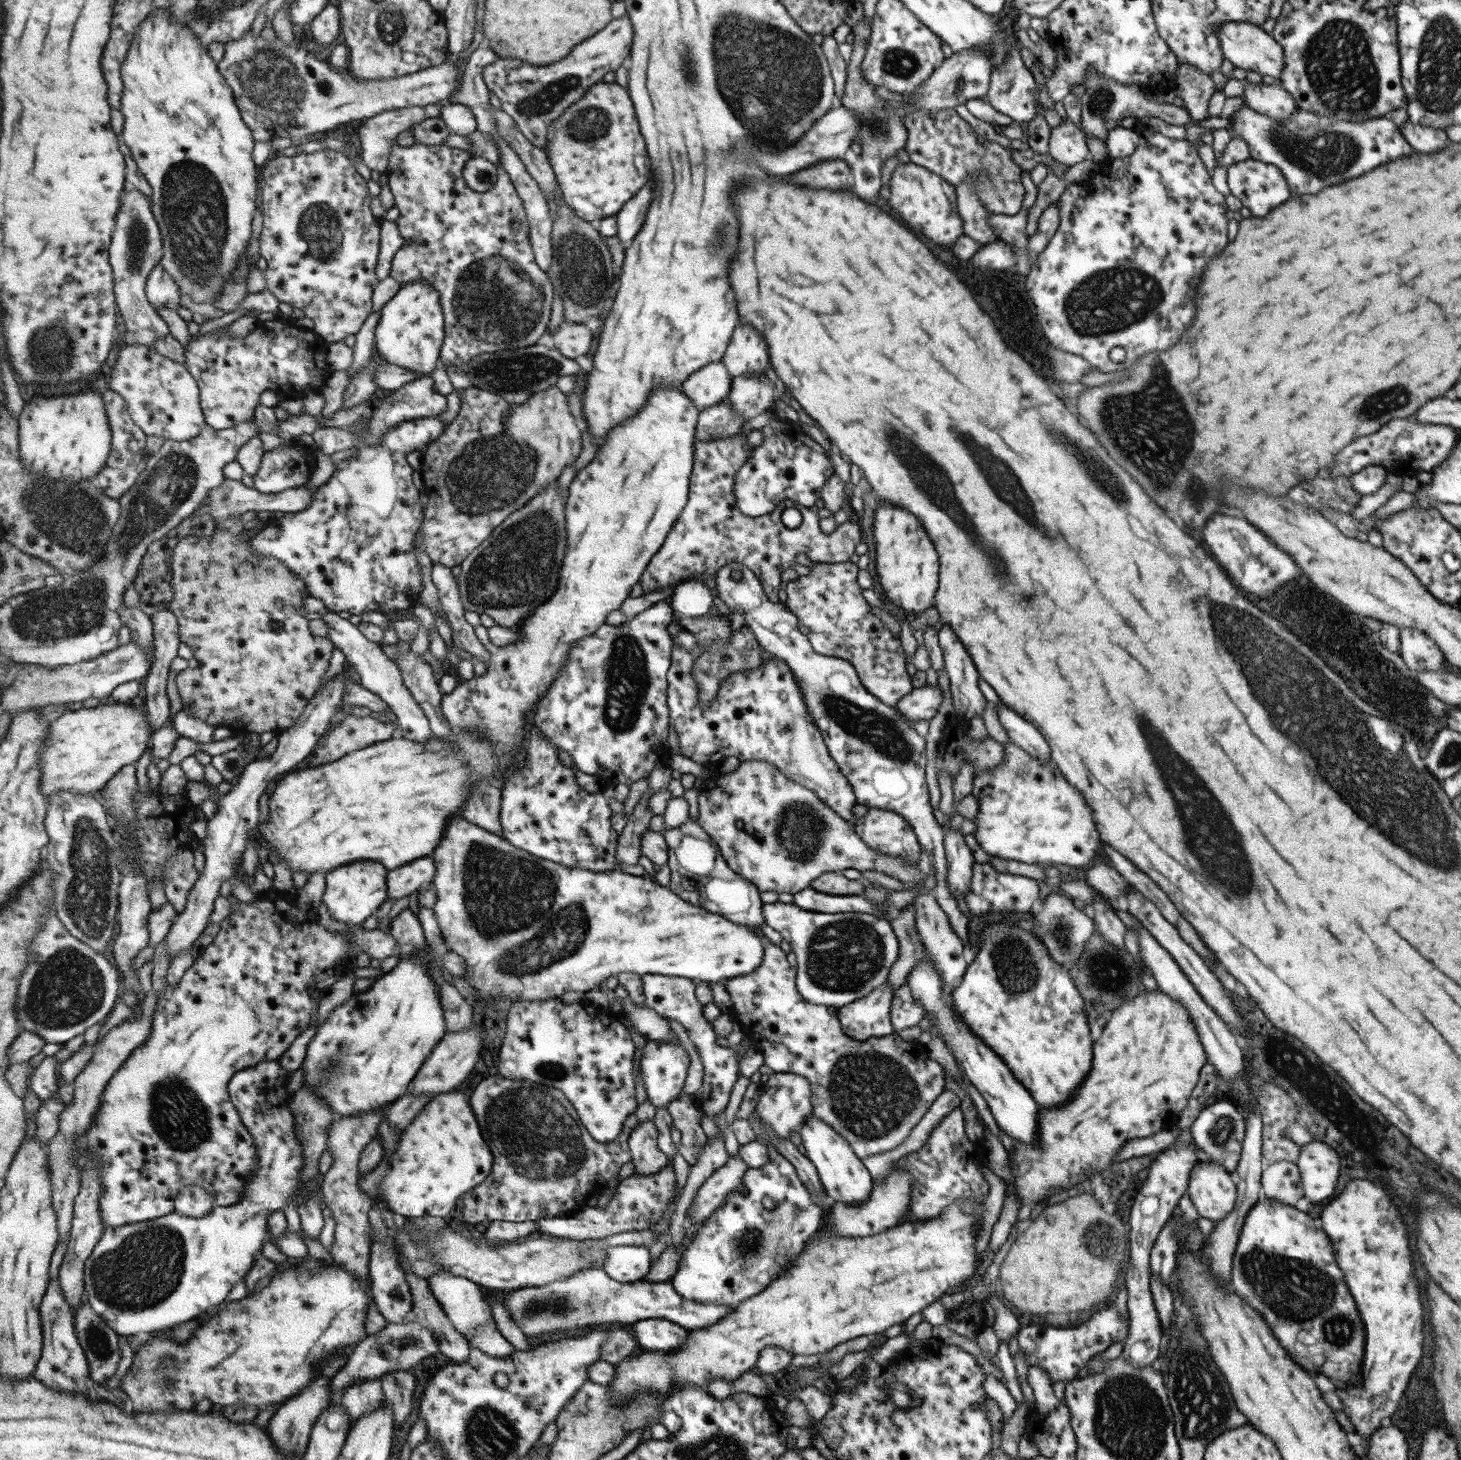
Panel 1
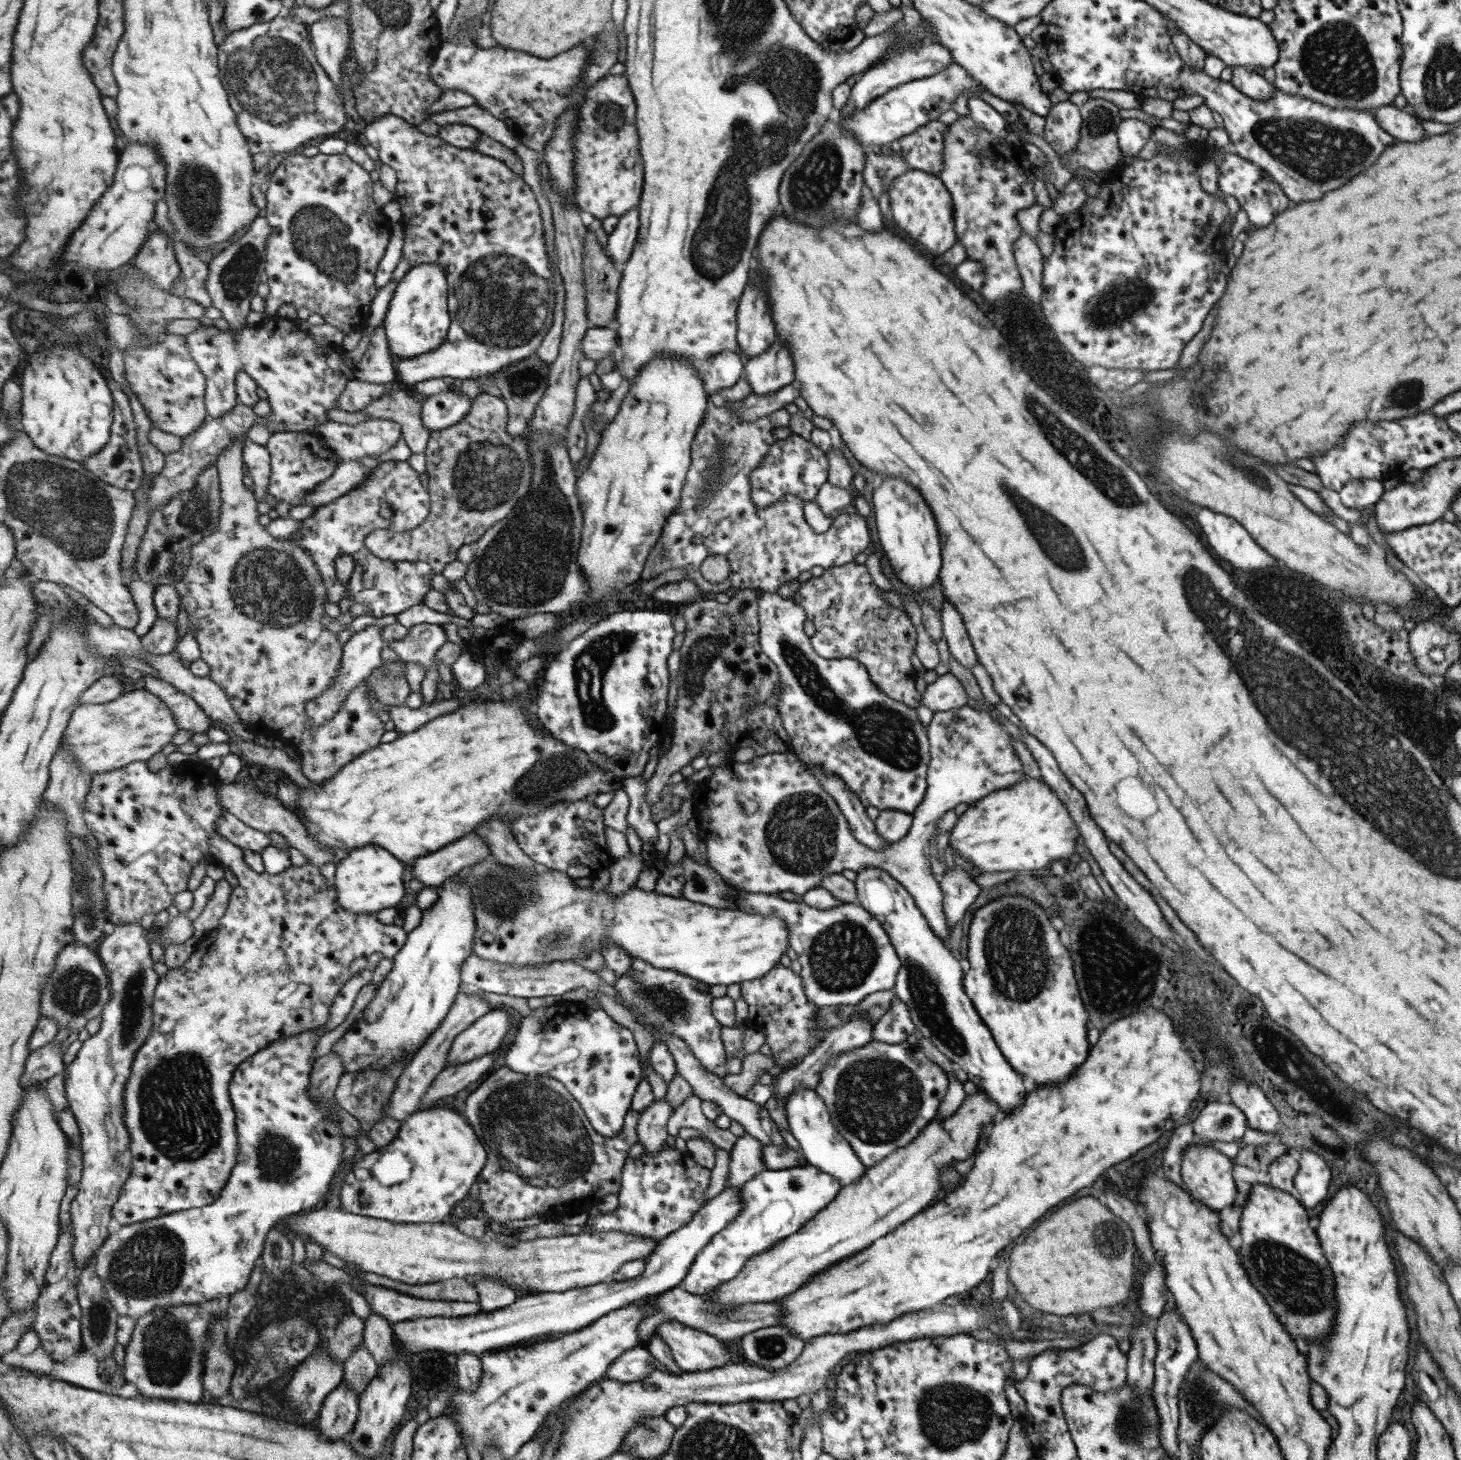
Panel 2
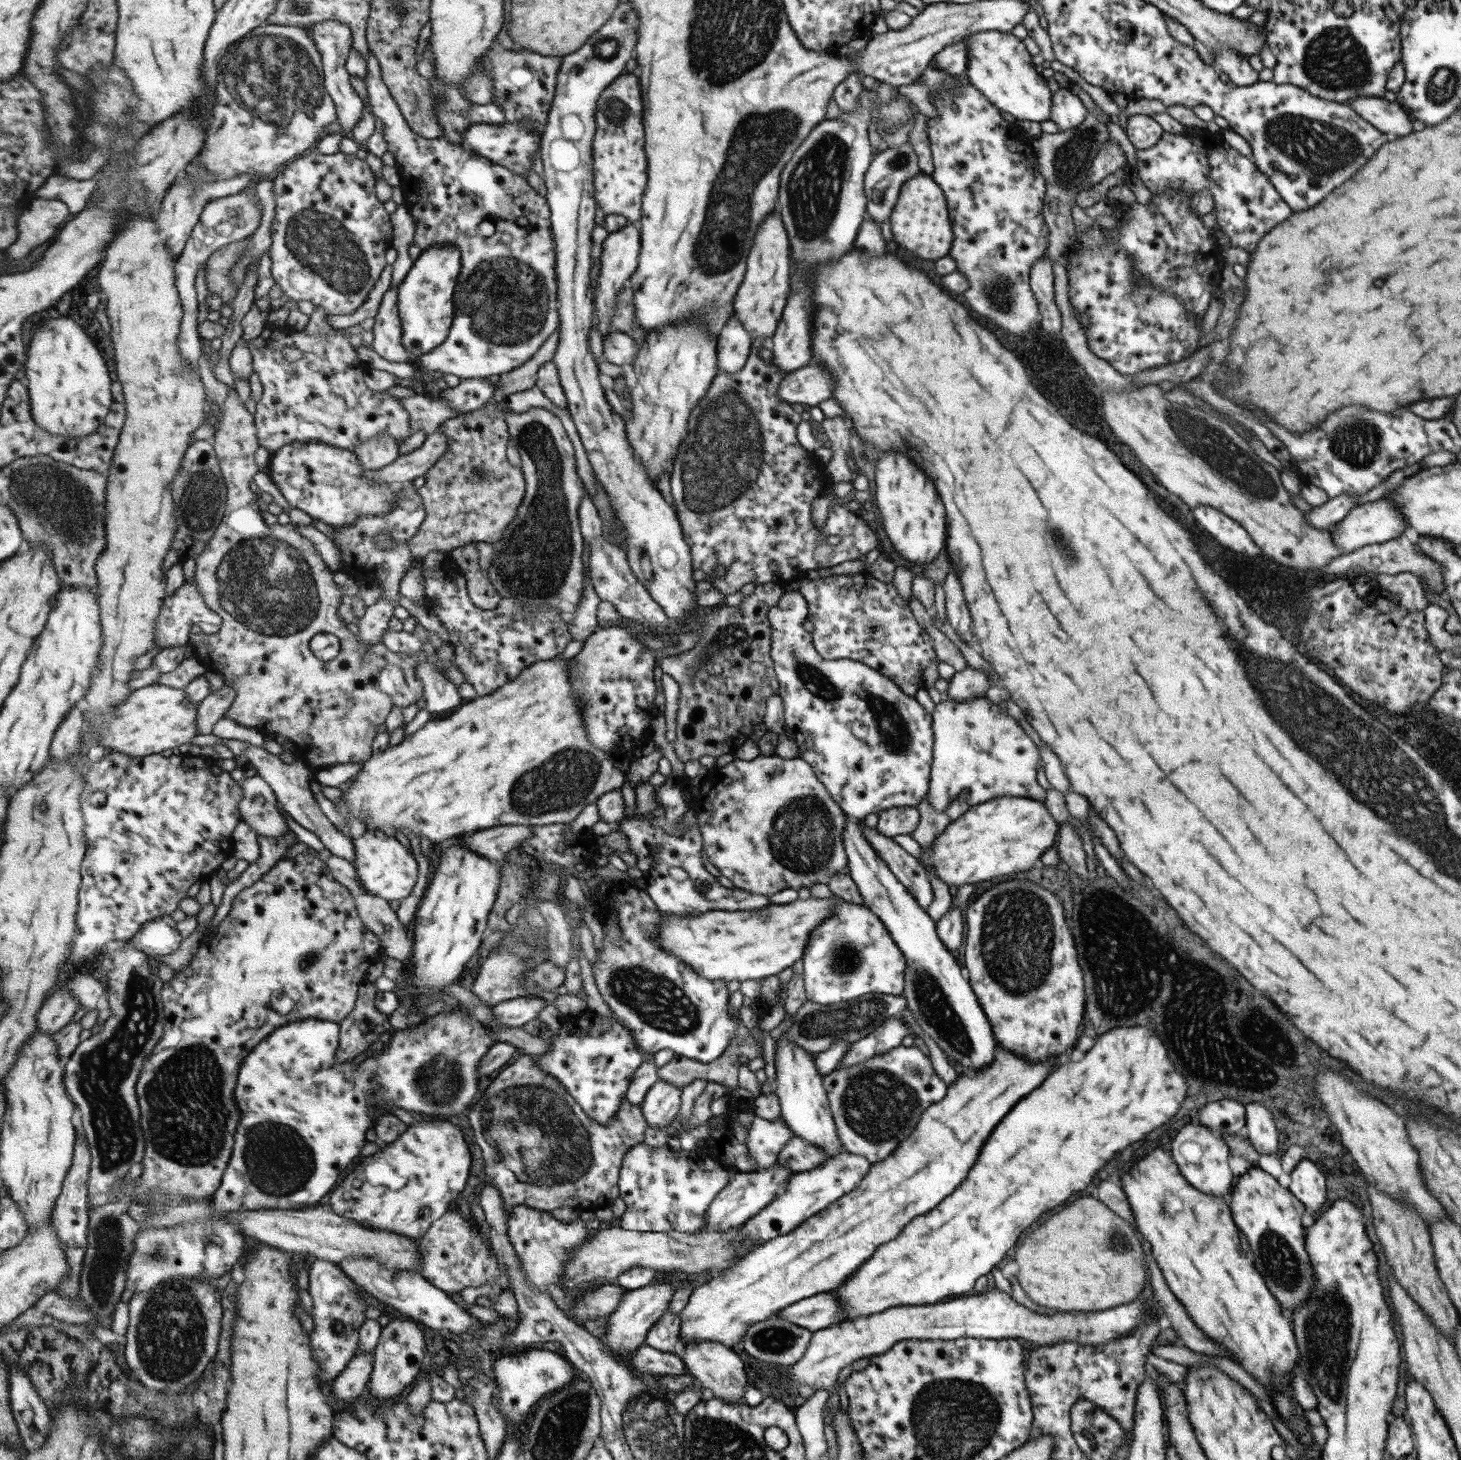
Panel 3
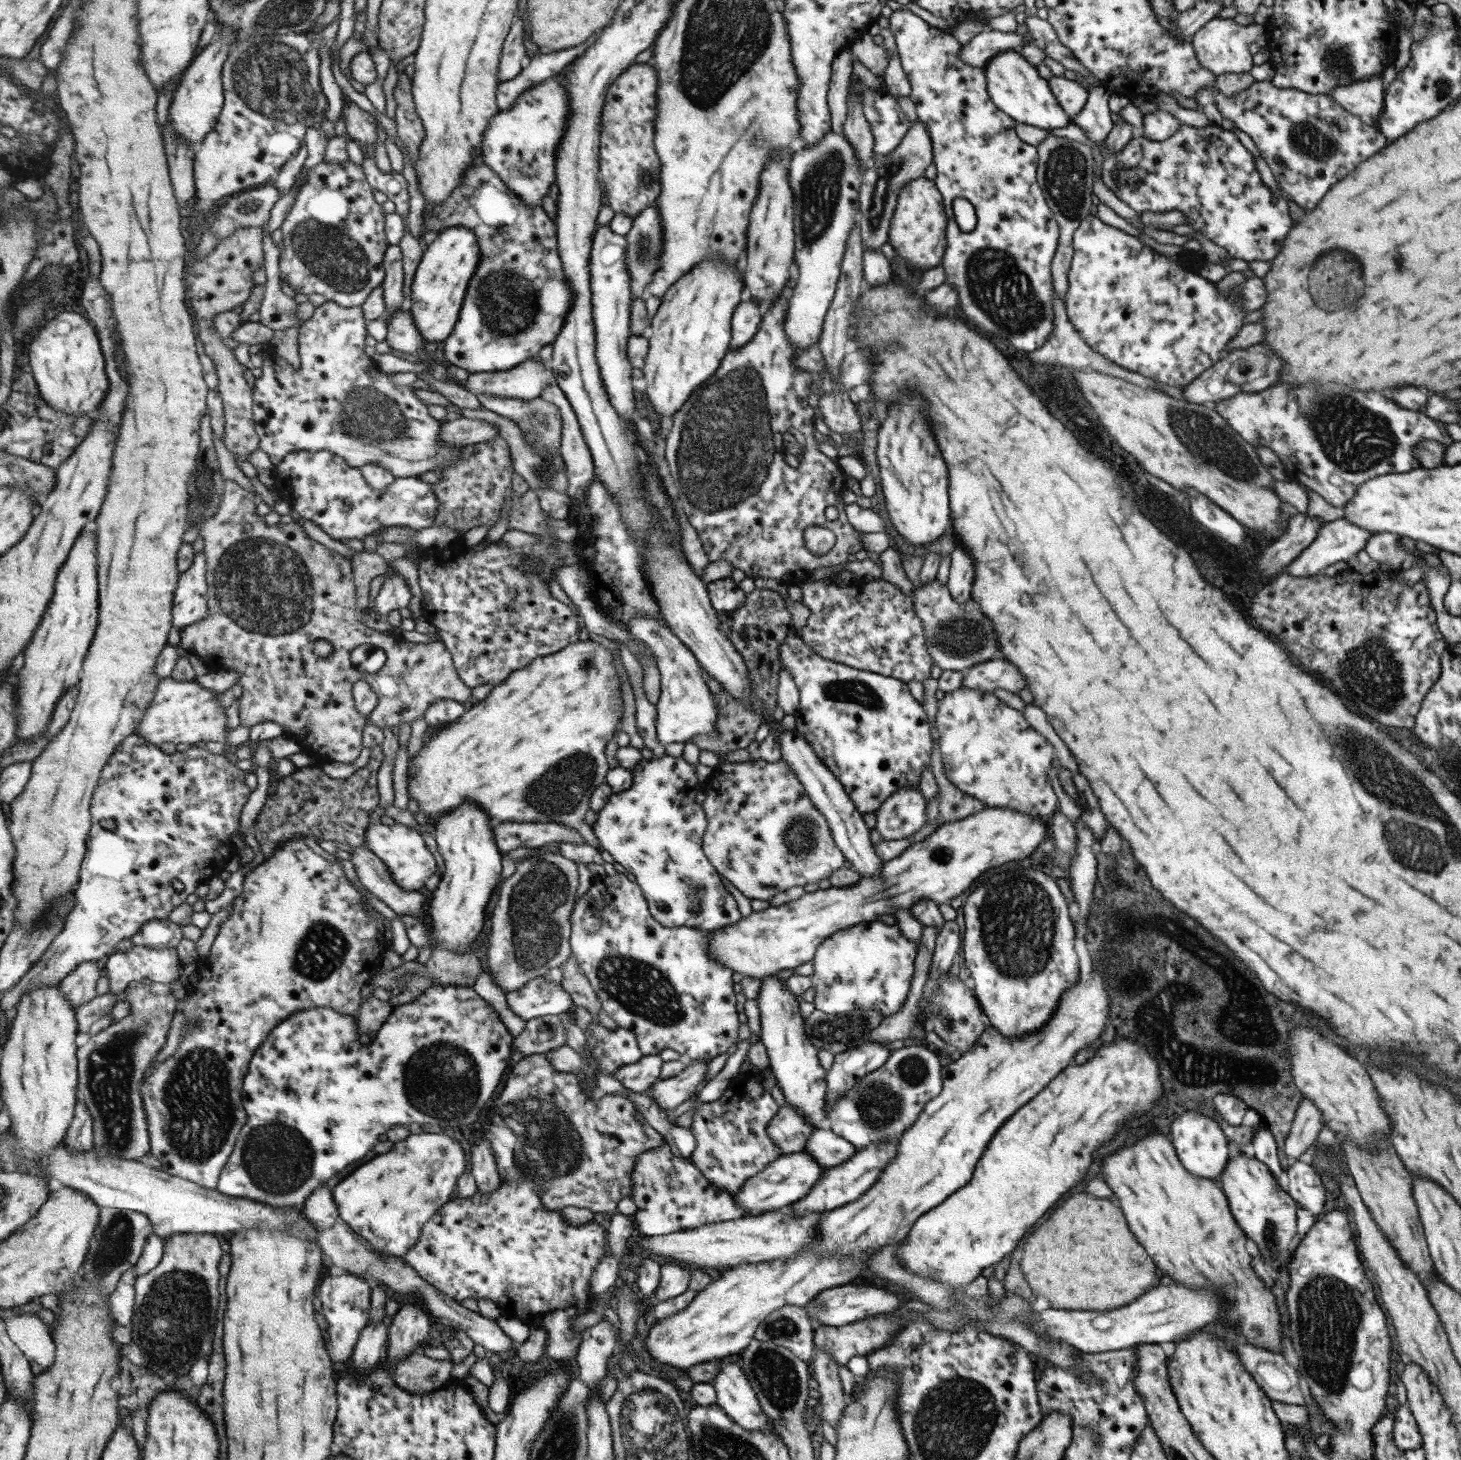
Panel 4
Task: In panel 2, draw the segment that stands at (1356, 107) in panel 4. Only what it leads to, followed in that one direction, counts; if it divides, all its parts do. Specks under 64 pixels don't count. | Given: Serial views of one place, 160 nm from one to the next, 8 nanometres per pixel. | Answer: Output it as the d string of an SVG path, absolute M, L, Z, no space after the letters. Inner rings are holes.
M1393 104L1380 106L1372 112L1377 126L1396 141L1417 142L1417 140L1427 136L1412 113L1403 112L1402 109L1397 109Z

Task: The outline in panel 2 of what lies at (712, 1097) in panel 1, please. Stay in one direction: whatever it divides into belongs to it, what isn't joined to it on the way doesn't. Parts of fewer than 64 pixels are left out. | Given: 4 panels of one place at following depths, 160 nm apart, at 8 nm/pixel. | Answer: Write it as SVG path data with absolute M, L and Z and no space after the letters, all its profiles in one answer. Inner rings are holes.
M633 958L630 969L625 974L616 977L612 987L616 990L615 1002L622 1006L633 1007L636 1012L633 1014L635 1021L641 1024L654 1038L655 1043L660 1042L660 1034L668 1032L677 1038L680 1038L688 1049L695 1055L695 1058L701 1063L701 1066L713 1073L720 1080L725 1077L725 1039L726 1037L720 1032L720 1022L717 1022L711 1016L710 1002L713 997L710 996L709 986L704 982L696 981L684 974L671 970L660 970L651 966L648 962L643 962L638 958Z

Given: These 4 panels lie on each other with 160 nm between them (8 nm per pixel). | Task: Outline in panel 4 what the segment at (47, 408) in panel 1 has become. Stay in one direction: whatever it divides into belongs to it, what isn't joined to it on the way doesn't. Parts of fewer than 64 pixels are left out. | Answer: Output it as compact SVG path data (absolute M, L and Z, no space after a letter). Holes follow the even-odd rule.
M64 312L40 328L28 347L28 364L41 397L49 406L69 414L95 415L105 401L111 383L107 361L96 326L85 314Z

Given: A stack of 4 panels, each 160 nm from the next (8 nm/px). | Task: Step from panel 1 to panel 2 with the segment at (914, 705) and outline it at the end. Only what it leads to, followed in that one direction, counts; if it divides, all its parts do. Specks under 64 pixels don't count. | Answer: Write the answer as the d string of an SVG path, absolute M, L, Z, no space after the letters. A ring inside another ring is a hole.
M950 673L939 676L937 680L926 684L923 694L920 694L920 704L934 713L969 704L965 690Z

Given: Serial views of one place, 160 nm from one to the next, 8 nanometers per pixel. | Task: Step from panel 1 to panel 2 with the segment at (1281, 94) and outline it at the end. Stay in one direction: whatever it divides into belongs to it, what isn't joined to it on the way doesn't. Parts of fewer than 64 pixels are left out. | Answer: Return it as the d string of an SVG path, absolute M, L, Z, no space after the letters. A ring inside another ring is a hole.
M1233 66L1231 83L1241 94L1253 100L1270 98L1276 91L1272 83L1267 82L1261 75L1255 73L1253 68L1247 66Z

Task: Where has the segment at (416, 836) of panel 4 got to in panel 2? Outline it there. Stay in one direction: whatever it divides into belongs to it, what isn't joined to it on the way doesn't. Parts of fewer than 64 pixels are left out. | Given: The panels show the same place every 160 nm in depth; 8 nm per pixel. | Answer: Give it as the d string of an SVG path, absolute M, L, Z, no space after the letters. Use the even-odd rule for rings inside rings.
M376 844L349 851L336 867L336 878L333 881L340 905L357 914L372 914L383 908L397 906L405 898L405 893L409 892L403 876L406 865L386 848Z

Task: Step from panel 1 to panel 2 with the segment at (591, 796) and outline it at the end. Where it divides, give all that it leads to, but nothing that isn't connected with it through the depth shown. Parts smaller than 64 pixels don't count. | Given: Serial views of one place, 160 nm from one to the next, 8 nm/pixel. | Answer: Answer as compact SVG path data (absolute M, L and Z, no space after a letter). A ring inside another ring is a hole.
M587 797L575 802L556 802L540 813L522 816L509 823L519 846L541 867L560 870L573 879L593 878L614 860L604 841L602 811L595 806L593 798Z

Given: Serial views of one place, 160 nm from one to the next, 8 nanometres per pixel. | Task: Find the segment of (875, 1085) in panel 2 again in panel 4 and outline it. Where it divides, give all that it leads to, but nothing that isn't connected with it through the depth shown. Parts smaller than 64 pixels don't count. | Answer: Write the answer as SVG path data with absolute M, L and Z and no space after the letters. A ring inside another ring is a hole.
M912 1045L890 1052L885 1063L853 1082L826 1114L830 1131L859 1151L871 1143L900 1138L917 1120L927 1101L941 1091L941 1070L937 1055Z

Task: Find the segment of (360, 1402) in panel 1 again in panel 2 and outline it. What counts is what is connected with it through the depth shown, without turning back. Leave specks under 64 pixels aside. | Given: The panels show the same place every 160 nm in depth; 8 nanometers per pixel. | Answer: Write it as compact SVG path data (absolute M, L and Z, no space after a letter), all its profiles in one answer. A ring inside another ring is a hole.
M362 1342L362 1345L344 1363L342 1384L352 1388L360 1397L366 1391L368 1384L371 1384L379 1374L380 1366Z

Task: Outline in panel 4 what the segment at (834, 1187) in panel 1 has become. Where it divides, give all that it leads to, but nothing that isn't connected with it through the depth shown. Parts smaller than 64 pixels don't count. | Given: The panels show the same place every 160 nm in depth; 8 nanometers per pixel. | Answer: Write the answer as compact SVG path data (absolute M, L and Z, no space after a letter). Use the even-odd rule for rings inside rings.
M768 974L760 979L761 988L754 998L757 1001L760 1016L759 1040L763 1043L768 1058L768 1068L775 1077L777 1088L783 1093L785 1105L799 1111L811 1127L816 1128L826 1118L825 1107L826 1072L818 1063L817 1049L808 1039L795 1001L785 981Z

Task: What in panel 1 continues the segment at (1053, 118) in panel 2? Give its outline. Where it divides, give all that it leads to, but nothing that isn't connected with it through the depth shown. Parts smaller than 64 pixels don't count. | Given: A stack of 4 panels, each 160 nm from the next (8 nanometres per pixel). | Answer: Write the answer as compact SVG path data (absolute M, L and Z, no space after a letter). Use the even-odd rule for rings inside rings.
M1067 116L1061 118L1061 125L1049 128L1048 154L1064 169L1086 160L1088 149L1084 136Z

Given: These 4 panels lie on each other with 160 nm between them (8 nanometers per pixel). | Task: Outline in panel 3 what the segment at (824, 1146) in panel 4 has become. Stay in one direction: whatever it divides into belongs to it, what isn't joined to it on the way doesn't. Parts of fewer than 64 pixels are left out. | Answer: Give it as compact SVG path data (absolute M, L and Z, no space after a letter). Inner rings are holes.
M793 1136L779 1150L776 1163L796 1173L797 1171L811 1170L825 1160L829 1160L829 1157L825 1155L825 1151L821 1151L821 1149L801 1141L801 1138Z

